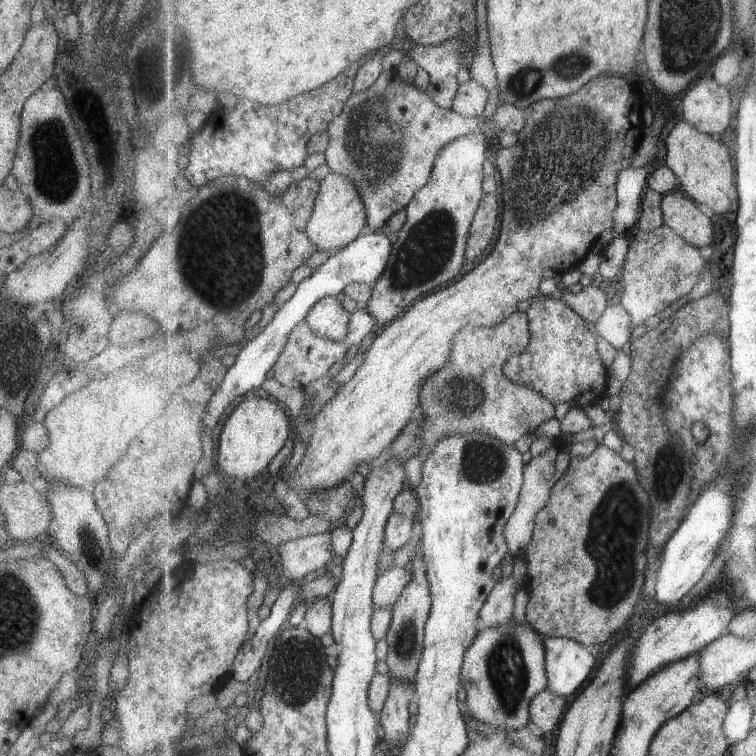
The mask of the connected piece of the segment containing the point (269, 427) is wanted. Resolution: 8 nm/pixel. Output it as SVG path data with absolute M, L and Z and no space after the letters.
M262 392L253 398L243 400L224 422L218 443L218 466L227 474L227 479L249 480L259 476L273 458L283 450L293 422L289 422L287 412L281 403Z

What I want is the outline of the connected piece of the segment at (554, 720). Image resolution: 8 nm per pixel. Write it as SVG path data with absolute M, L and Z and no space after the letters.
M550 688L535 696L530 706L530 720L543 732L553 732L561 726L559 720L569 710L571 700L557 696Z

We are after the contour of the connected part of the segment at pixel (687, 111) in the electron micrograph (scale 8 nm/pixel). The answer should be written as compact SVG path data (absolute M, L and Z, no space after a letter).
M701 78L682 99L683 120L693 124L701 133L722 135L732 127L736 110L729 88L714 78Z

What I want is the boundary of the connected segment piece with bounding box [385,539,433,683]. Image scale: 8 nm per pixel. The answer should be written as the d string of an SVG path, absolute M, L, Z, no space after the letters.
M419 539L415 547L415 558L405 565L410 571L412 579L406 584L405 590L394 604L394 615L387 636L390 644L388 657L385 660L389 668L388 674L391 676L391 680L399 679L406 683L415 682L418 675L425 648L426 624L430 618L433 605L430 580L428 579L428 566L422 556L421 544L421 539Z

